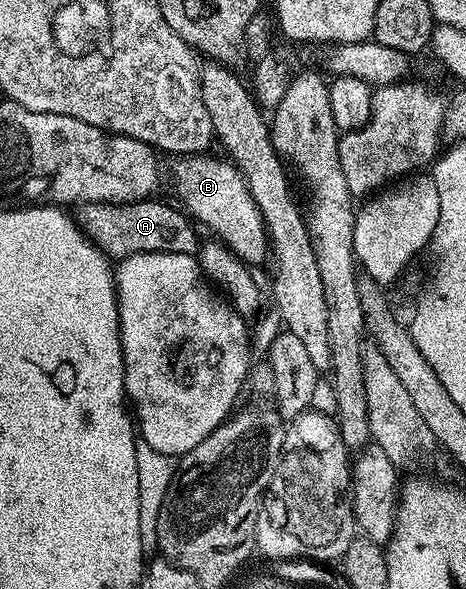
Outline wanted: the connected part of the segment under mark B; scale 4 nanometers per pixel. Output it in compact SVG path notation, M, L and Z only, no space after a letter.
M181 155L173 165L173 185L177 188L180 204L198 226L206 225L212 236L225 245L246 265L256 267L270 252L265 220L251 199L251 191L243 175L228 159L216 161L210 155Z

